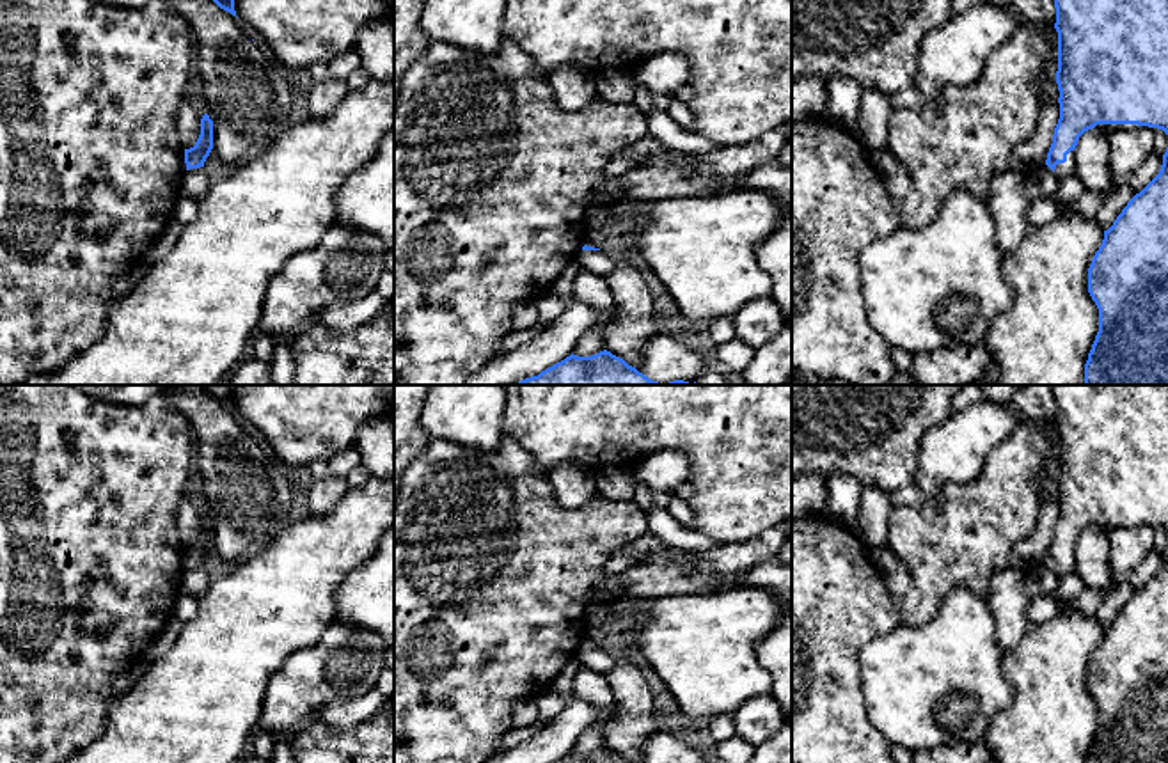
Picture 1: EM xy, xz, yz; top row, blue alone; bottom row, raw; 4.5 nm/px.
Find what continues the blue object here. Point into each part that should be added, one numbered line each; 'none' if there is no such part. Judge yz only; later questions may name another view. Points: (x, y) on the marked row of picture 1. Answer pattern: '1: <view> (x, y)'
1: yz (1104, 128)

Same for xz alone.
1: xz (595, 261)

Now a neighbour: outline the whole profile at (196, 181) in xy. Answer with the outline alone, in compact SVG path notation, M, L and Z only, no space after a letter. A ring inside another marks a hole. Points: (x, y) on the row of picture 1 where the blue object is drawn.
M202 167L190 169L183 176L181 193L199 201L209 188L211 181Z

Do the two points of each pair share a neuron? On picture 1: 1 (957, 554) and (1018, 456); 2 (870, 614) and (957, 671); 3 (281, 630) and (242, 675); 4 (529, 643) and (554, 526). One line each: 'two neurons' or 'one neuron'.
1: one neuron
2: two neurons
3: one neuron
4: one neuron

